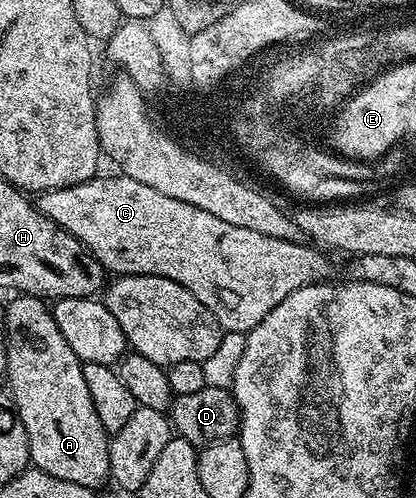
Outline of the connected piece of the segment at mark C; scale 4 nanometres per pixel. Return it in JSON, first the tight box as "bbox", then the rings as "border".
{"bbox":[39,176,325,335],"border":[[[97,176],[77,186],[43,191],[39,198],[39,210],[75,236],[100,261],[105,271],[112,273],[113,270],[116,276],[149,274],[182,284],[186,292],[193,294],[215,316],[224,332],[247,335],[271,310],[278,308],[286,296],[303,286],[325,281],[324,258],[315,245],[303,246],[304,242],[300,240],[274,239],[261,232],[228,224],[210,216],[210,212],[202,208],[194,208],[194,204],[174,200],[174,196],[162,196],[162,192],[154,192],[154,188],[133,178]]]}

